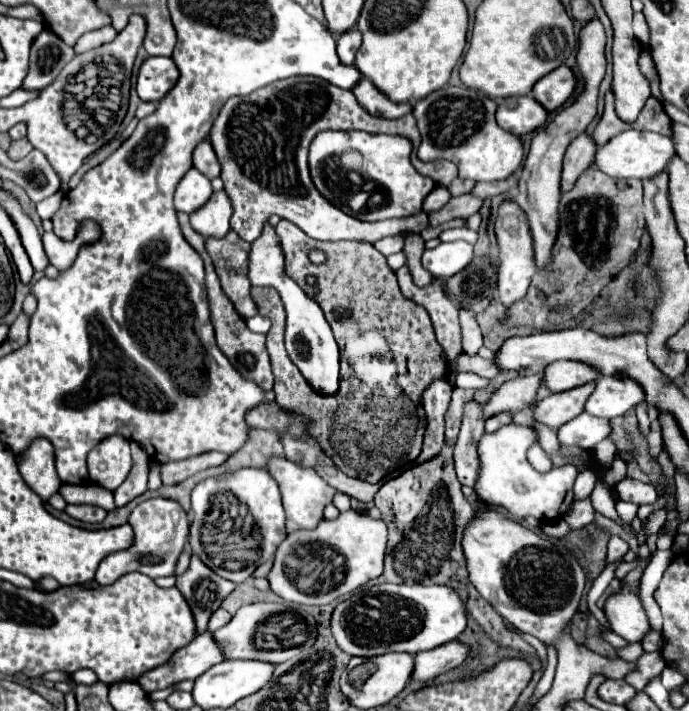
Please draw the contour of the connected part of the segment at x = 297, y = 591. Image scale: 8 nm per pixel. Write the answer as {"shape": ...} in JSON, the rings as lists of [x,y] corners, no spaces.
{"shape":[[[350,508],[346,512],[340,512],[340,516],[334,520],[320,520],[318,526],[312,530],[300,530],[300,532],[288,534],[288,538],[278,546],[274,554],[274,566],[268,574],[270,590],[280,598],[296,604],[306,604],[306,606],[330,604],[342,598],[344,594],[350,594],[356,588],[364,586],[366,582],[382,576],[386,542],[388,542],[386,522],[372,518],[362,510]]]}

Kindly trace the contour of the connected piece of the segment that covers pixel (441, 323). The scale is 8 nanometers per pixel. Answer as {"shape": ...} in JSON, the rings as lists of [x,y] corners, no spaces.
{"shape":[[[402,266],[398,272],[398,282],[402,288],[402,294],[416,304],[422,304],[434,324],[436,340],[444,350],[446,362],[454,360],[456,356],[462,354],[462,344],[460,344],[460,322],[458,322],[458,308],[454,302],[446,296],[442,290],[442,278],[434,278],[432,284],[418,288],[412,282],[412,274],[408,266]]]}

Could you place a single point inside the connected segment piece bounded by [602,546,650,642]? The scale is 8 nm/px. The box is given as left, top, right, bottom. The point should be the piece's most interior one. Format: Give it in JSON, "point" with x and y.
{"point":[624,611]}

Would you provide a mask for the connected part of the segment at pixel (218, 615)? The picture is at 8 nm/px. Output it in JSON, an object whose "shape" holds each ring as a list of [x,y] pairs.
{"shape":[[[218,608],[218,610],[212,614],[212,618],[210,618],[208,630],[210,630],[210,632],[216,632],[218,628],[226,626],[230,620],[232,620],[232,616],[230,616],[230,614],[228,614],[224,608]]]}

